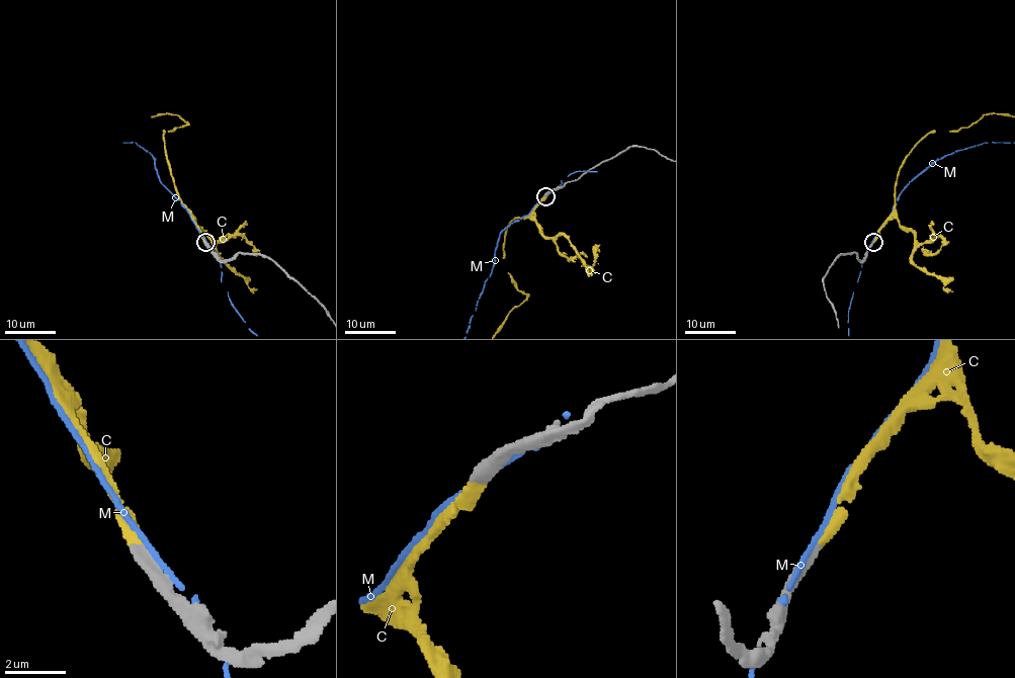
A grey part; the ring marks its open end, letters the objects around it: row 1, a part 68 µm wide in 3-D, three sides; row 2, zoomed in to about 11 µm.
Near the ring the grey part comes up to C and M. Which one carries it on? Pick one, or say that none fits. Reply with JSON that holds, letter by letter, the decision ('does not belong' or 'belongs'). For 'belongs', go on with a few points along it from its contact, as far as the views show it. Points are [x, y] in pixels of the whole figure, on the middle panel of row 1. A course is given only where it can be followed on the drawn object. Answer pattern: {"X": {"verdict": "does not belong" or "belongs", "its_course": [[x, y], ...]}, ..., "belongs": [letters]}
{"C": {"verdict": "belongs", "its_course": [[544, 195], [506, 230], [504, 253], [511, 281], [526, 295]]}, "M": {"verdict": "does not belong"}, "belongs": ["C"]}

